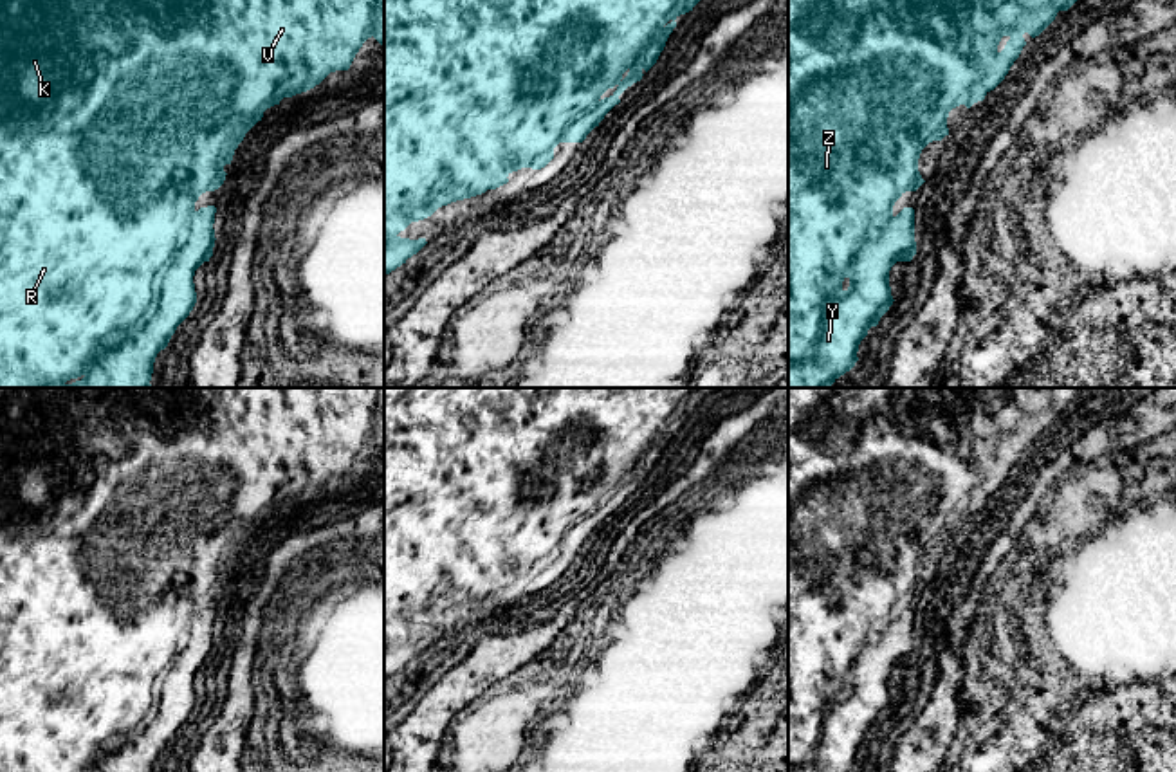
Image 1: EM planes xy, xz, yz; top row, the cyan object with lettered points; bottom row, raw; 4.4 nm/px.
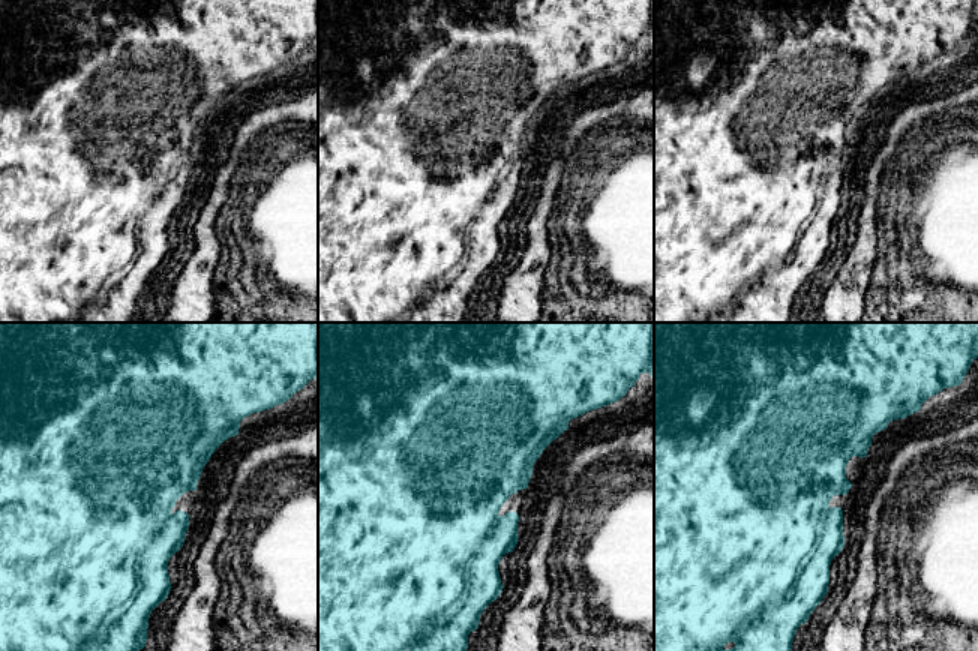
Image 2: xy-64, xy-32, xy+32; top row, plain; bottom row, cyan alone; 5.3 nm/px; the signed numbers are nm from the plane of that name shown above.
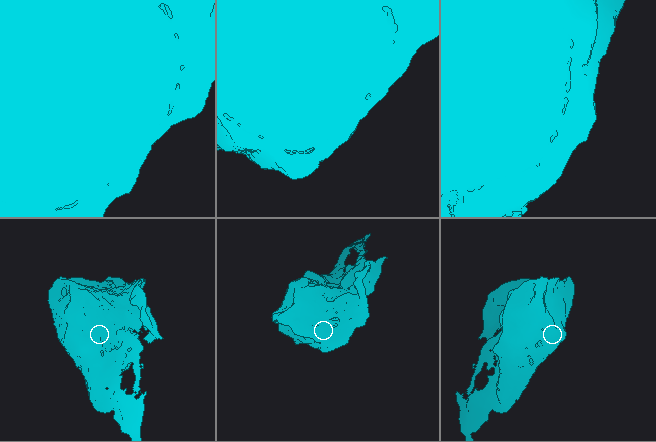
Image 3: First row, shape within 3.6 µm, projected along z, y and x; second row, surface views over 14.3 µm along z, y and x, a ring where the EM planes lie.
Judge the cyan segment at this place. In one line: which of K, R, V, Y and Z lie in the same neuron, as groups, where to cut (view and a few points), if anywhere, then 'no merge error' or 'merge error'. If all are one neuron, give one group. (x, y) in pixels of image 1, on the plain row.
K R V Y Z; no cut; no merge error

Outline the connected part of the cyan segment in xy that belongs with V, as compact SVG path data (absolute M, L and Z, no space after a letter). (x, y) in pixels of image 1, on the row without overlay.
M0 388L0 772L153 772L157 758L197 707L195 675L213 660L216 611L197 615L195 606L224 588L224 570L267 512L314 492L330 476L348 474L372 440L384 451L384 388Z

